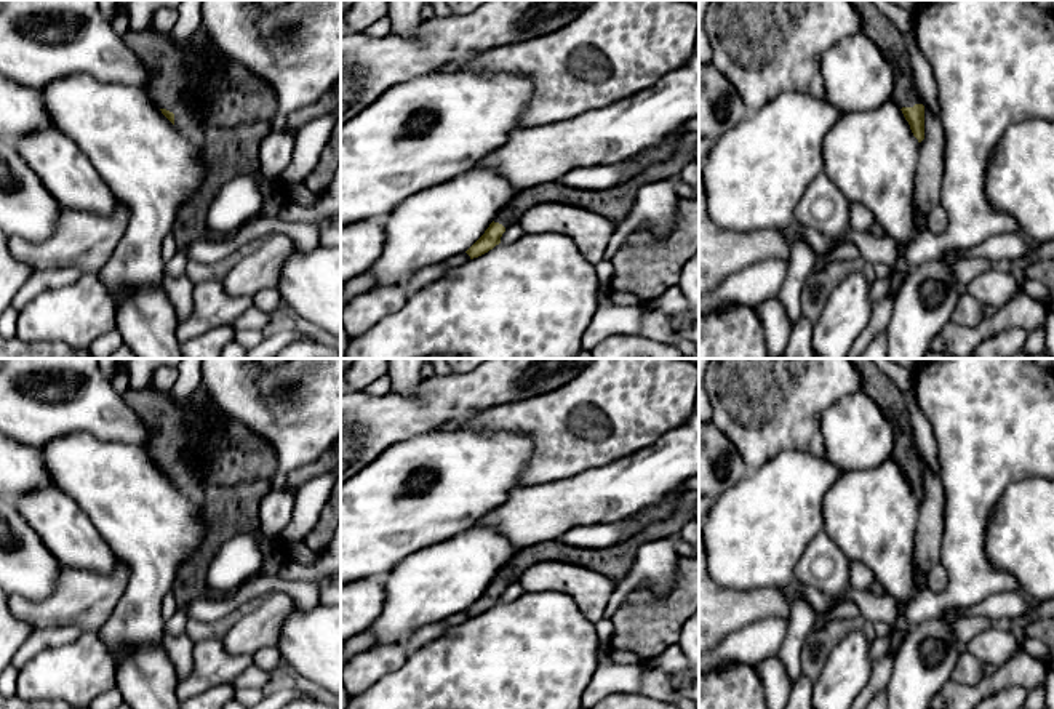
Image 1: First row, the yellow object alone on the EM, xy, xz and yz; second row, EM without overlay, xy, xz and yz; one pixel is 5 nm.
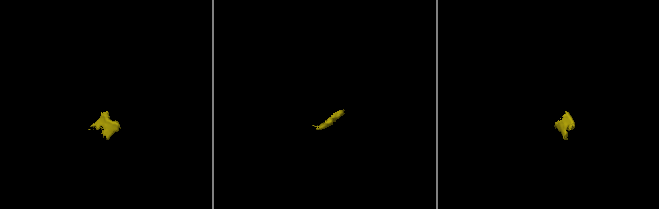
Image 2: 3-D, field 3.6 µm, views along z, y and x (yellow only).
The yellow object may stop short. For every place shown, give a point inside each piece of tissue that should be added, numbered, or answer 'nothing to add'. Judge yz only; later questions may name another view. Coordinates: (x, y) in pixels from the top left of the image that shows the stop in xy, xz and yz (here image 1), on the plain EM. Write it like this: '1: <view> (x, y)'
1: yz (875, 383)

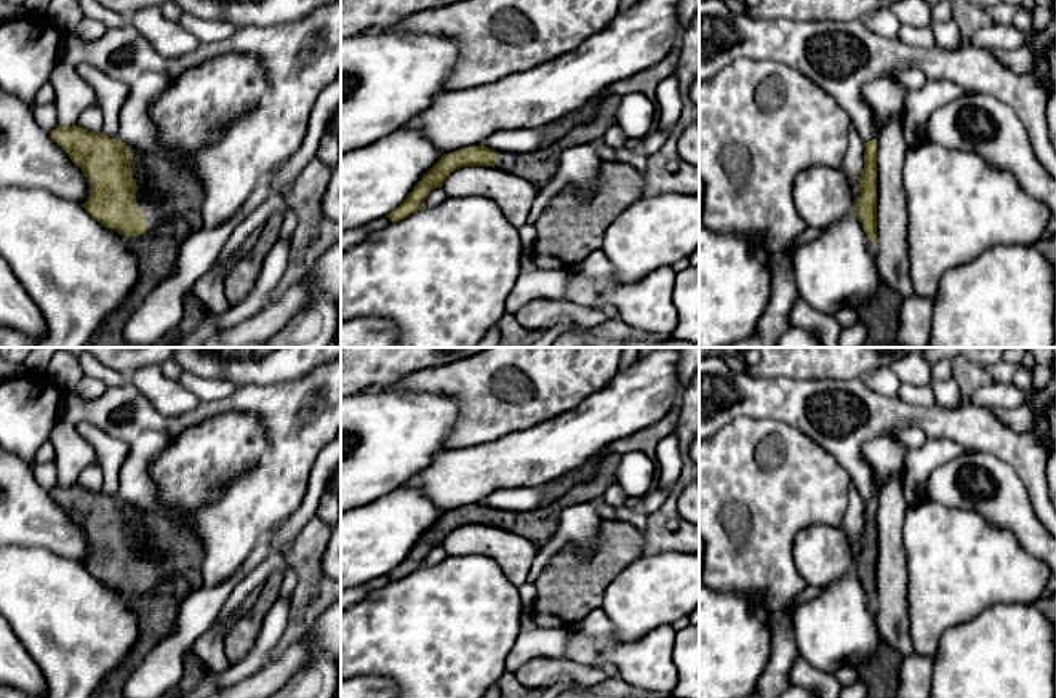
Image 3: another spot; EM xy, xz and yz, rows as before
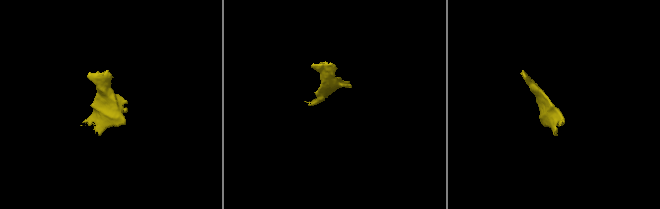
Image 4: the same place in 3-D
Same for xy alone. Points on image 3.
1: xy (167, 554)

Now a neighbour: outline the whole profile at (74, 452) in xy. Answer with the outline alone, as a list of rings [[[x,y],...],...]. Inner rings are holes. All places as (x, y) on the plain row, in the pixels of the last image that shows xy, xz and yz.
[[[59,418],[50,442],[56,450],[58,485],[75,483],[86,466],[98,464],[94,447],[78,434],[77,424],[72,421]]]

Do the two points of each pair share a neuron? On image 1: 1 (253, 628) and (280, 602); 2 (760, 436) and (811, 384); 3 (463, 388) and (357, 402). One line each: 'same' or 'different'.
1: same
2: same
3: same

